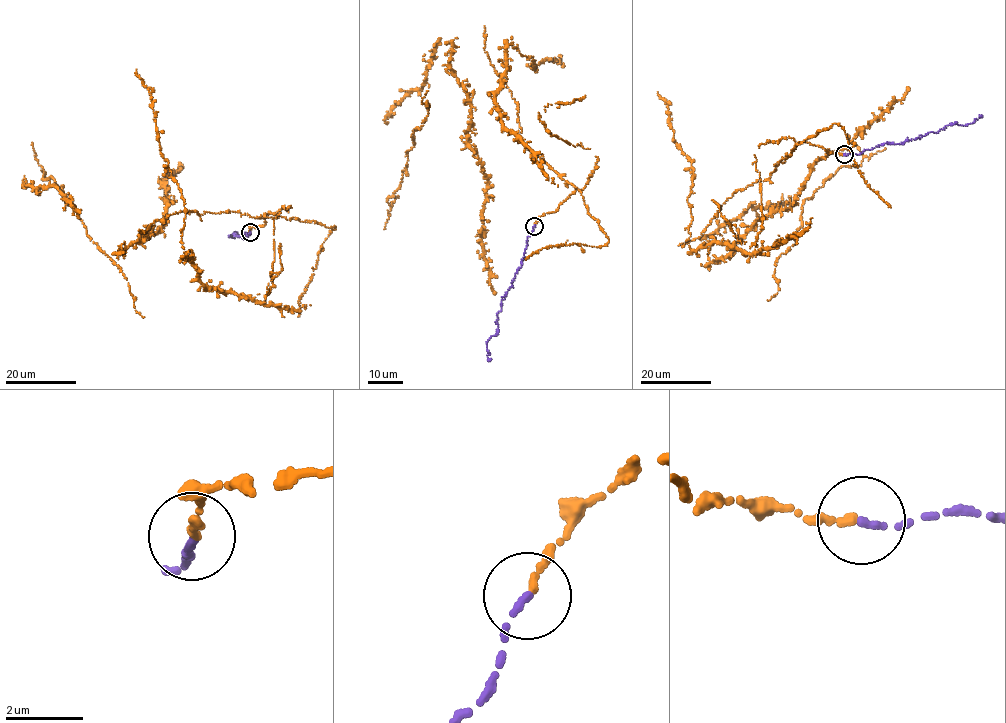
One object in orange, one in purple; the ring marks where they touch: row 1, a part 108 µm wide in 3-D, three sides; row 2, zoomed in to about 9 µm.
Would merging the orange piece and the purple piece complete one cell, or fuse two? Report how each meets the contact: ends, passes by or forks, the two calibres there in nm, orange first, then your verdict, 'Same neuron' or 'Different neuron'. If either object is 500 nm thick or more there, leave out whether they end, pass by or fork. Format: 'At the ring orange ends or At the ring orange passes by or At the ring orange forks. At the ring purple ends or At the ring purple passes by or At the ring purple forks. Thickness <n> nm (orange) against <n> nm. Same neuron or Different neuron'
At the ring orange ends. At the ring purple ends. Thickness 240 nm (orange) against 180 nm. Same neuron

